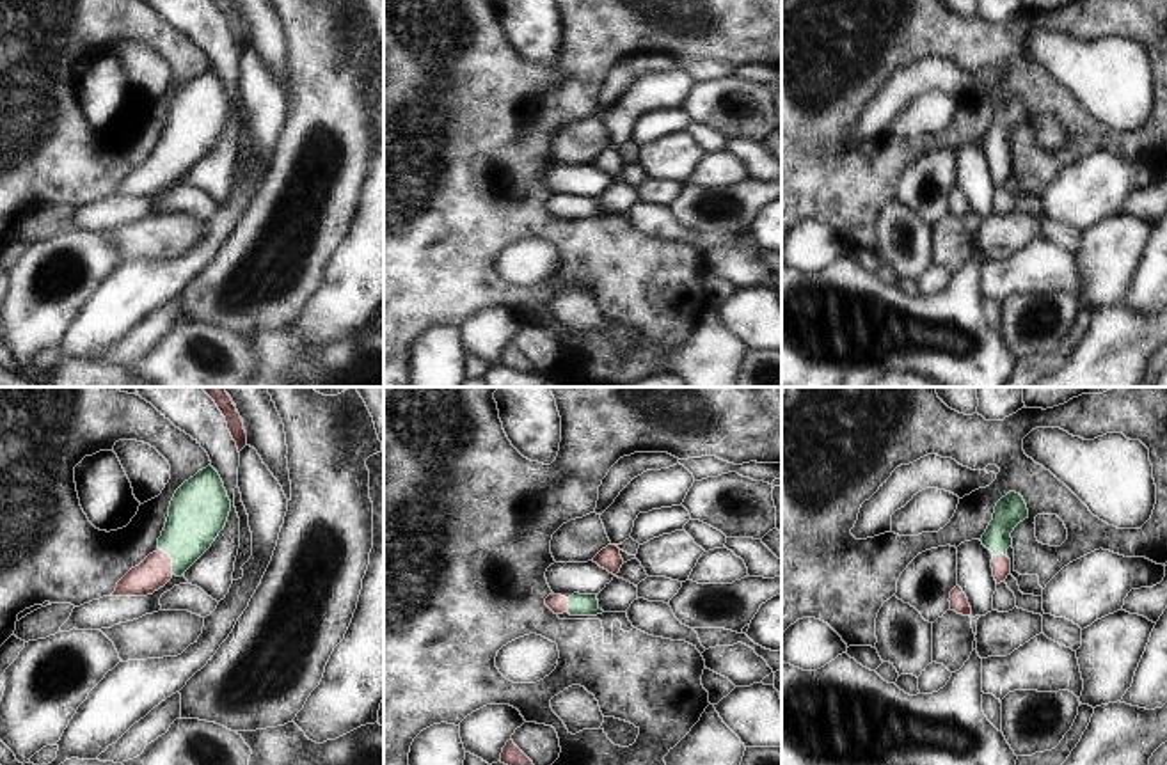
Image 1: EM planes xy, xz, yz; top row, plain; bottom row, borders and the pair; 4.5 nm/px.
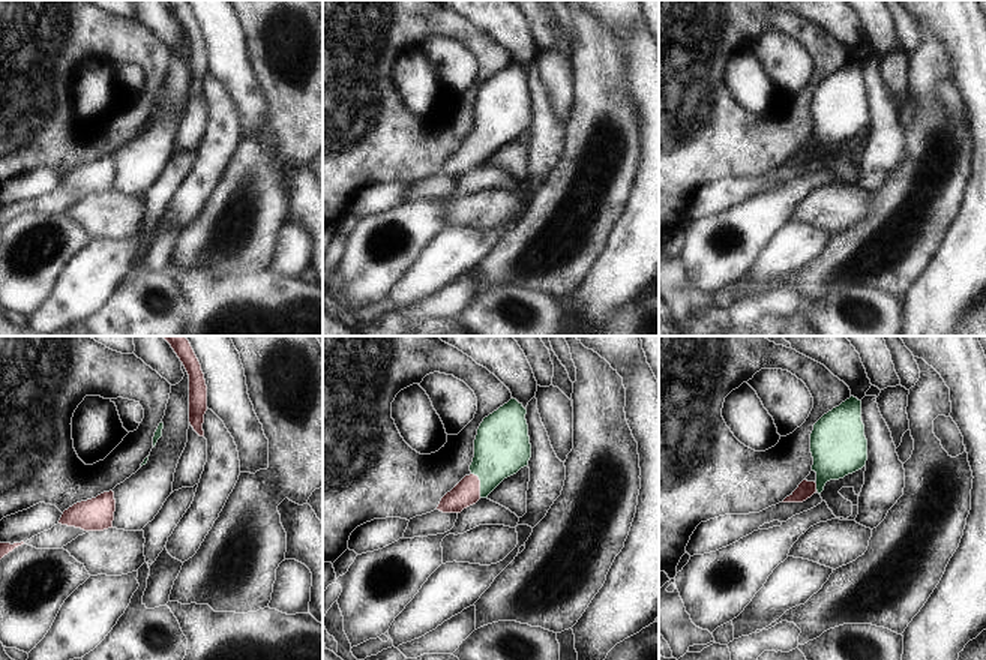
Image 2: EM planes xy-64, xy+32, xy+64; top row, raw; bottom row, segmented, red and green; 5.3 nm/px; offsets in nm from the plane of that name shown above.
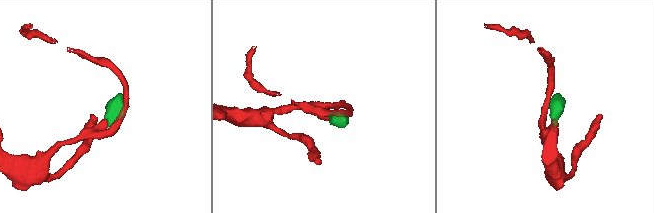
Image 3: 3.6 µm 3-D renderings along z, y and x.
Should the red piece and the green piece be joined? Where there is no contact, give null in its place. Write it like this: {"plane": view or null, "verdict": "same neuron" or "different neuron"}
{"plane": "xy", "verdict": "same neuron"}

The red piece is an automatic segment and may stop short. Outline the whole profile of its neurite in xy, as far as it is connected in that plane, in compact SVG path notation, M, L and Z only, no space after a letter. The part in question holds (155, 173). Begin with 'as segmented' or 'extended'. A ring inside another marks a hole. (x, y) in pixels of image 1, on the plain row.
extended; M208 67L176 92L165 130L158 140L160 153L131 170L110 199L147 199L163 190L174 177L181 179L211 149L224 131L229 114L231 103L224 85L218 75Z

